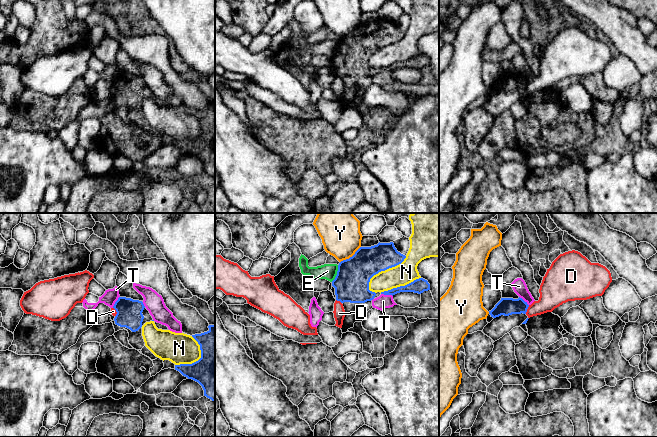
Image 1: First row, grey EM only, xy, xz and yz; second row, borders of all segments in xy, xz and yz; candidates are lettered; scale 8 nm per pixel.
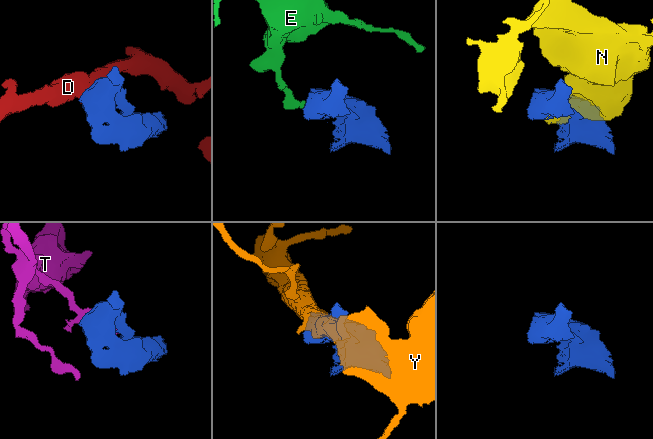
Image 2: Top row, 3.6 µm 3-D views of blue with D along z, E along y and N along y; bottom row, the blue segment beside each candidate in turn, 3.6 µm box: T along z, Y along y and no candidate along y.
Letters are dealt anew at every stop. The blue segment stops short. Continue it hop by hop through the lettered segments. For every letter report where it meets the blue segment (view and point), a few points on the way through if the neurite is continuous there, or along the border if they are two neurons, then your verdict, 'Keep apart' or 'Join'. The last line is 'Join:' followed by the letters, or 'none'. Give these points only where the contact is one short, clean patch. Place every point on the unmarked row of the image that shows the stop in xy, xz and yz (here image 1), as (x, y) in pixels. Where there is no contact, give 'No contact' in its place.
D: Touches blue at yz (527, 84). Boundary: yz (529, 81), (525, 89). Keep apart
E: Touches blue at xz (337, 49). Boundary: xz (338, 41), (336, 52), (331, 57). Keep apart
N: Touches blue at xz (383, 46). Keep apart
T: Touches blue at xz (387, 70). Keep apart
Y: Touches blue at xz (350, 33). Boundary: xz (360, 22), (351, 32), (340, 38). Keep apart
Join: none

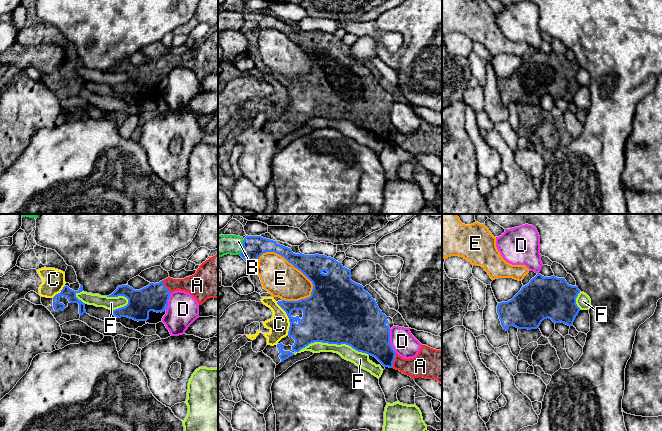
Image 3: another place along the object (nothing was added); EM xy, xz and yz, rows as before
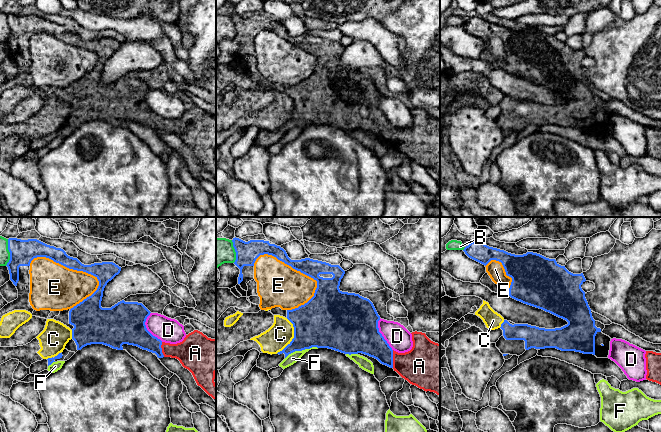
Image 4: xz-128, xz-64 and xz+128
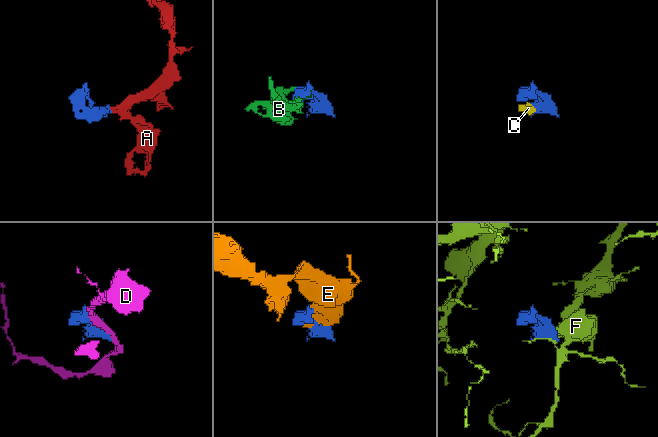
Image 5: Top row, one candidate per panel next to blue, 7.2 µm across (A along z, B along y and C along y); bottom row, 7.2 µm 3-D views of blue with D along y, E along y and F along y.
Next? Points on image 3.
A: Touches blue at xz (394, 135). Path across: xz (372, 113), (394, 135), (403, 141), (424, 141). Join
B: Touches blue at xz (243, 23). Boundary: xz (244, 16), (242, 26), (238, 30). Keep apart
C: Touches blue at xz (289, 95). Keep apart
D: Touches blue at xz (389, 117). Keep apart
E: Touches blue at xz (291, 39). Keep apart
F: Touches blue at xz (332, 119). Keep apart
Join: A

